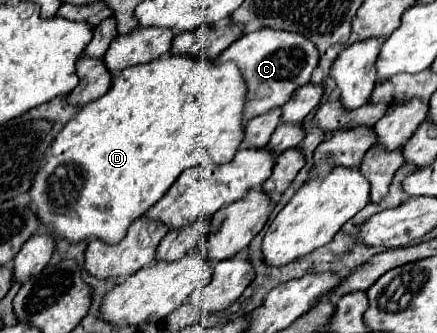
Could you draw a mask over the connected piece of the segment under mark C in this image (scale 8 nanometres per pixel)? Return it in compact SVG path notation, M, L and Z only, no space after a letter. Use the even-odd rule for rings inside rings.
M264 28L258 32L244 34L240 40L236 40L228 50L224 50L218 56L216 64L228 62L228 60L234 60L238 64L248 84L246 110L244 110L244 118L248 122L250 118L264 114L274 106L282 106L298 86L304 86L306 82L310 82L312 70L318 66L320 54L318 54L318 48L300 32Z

